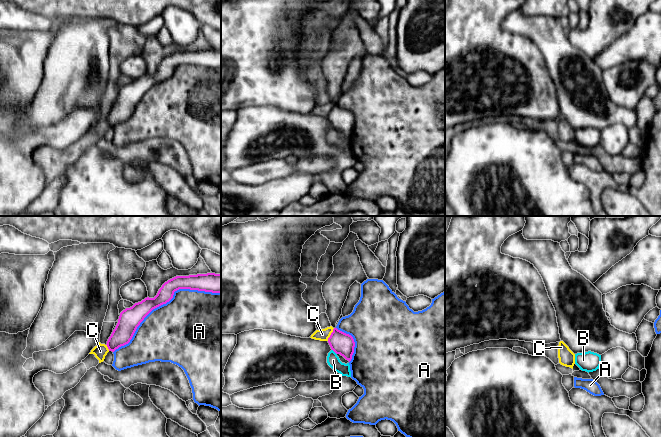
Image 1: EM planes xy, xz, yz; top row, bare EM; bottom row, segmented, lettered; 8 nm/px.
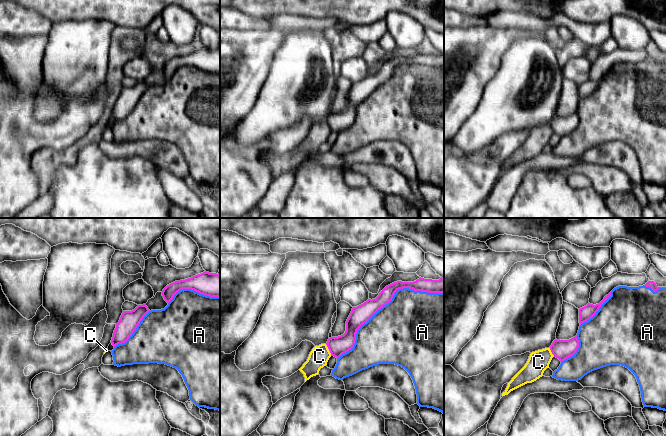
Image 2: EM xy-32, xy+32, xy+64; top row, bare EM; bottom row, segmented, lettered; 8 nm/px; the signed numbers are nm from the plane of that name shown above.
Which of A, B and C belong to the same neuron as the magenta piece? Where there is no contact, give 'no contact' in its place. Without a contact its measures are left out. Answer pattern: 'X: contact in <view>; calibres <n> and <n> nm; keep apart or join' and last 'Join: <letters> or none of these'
A: contact in xy; calibres 140 and 480 nm; keep apart
B: contact in xz; calibres 180 and 100 nm; keep apart
C: contact in xz; calibres 180 and 100 nm; keep apart
Join: none of these

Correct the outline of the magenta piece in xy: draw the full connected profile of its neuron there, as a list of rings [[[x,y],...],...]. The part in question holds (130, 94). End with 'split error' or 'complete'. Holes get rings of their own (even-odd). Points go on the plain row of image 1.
[[[207,49],[189,52],[176,52],[165,58],[154,74],[145,74],[120,89],[118,99],[107,117],[109,127],[114,128],[130,118],[137,103],[155,84],[169,78],[174,68],[190,65],[221,69],[221,50]]]; complete

